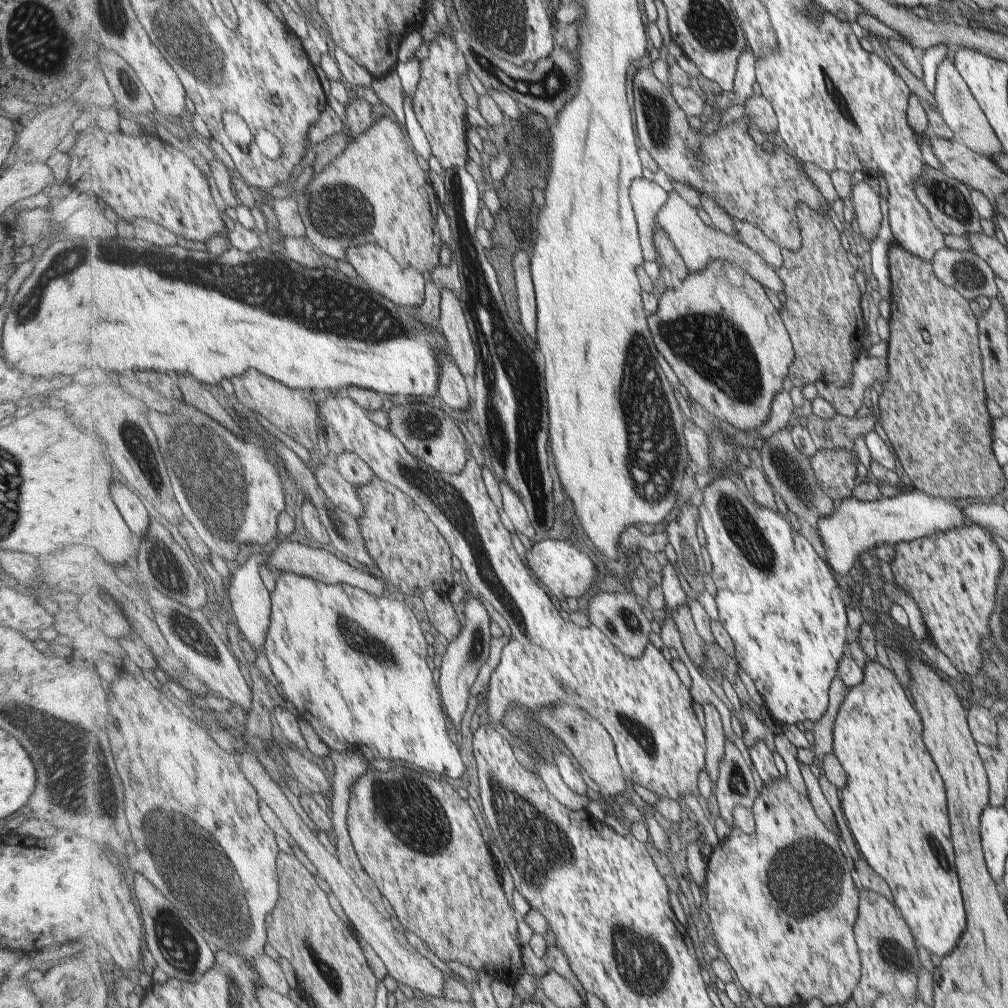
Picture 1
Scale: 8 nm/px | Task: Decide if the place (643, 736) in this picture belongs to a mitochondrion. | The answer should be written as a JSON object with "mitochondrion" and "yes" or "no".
{"mitochondrion":"yes"}

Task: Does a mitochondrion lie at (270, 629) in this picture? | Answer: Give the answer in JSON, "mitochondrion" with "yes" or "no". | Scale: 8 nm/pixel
{"mitochondrion":"no"}

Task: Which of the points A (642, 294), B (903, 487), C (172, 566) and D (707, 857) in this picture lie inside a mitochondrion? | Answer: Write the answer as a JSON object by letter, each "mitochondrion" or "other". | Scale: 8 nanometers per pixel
{"A":"other","B":"other","C":"other","D":"other"}

